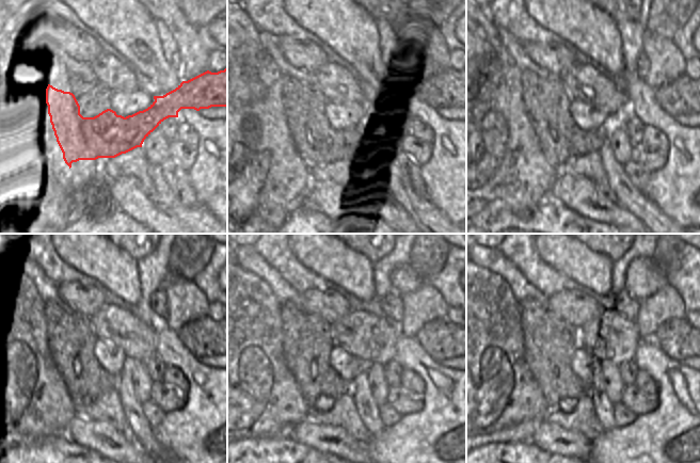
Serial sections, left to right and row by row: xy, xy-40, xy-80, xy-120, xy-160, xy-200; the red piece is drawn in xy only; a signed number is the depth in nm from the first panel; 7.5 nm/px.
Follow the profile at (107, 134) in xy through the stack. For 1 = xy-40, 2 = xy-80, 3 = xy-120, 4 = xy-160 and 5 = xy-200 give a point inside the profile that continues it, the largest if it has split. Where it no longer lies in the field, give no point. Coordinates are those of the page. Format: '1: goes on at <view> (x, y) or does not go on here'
1: goes on at xy-40 (318, 144)
2: goes on at xy-80 (546, 100)
3: goes on at xy-120 (69, 337)
4: goes on at xy-160 (307, 340)
5: goes on at xy-200 (549, 341)

